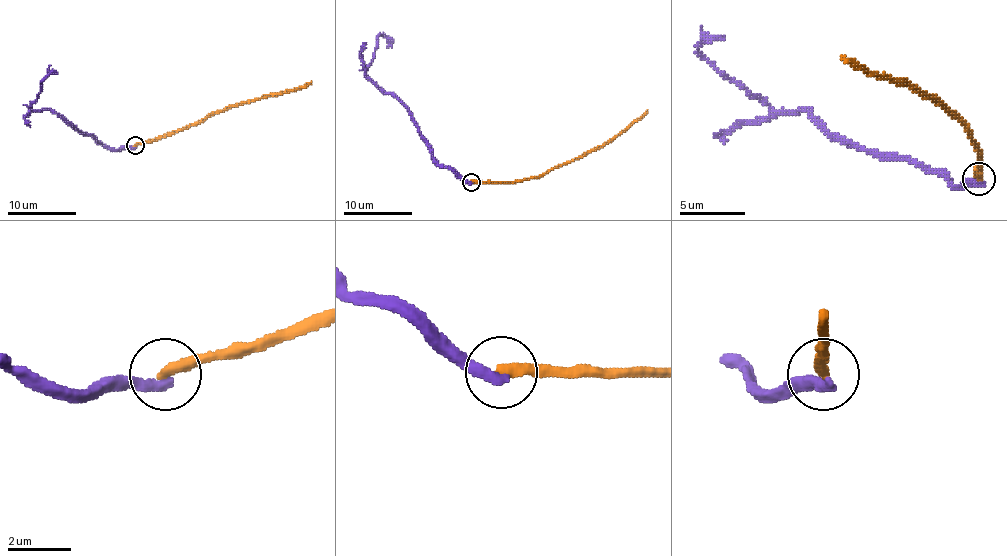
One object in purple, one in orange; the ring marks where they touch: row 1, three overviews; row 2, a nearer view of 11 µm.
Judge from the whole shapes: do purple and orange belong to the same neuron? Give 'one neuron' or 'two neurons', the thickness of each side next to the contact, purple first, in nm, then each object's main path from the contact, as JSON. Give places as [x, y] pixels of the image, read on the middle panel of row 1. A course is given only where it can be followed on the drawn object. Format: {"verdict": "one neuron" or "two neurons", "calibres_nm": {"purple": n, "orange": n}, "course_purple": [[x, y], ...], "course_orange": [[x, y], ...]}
{"verdict": "two neurons", "calibres_nm": {"purple": 360, "orange": 360}, "course_purple": [[471, 183], [443, 168], [412, 115], [368, 77], [366, 68], [376, 39], [381, 34], [392, 48]], "course_orange": [[471, 181], [519, 181], [541, 176], [611, 142], [647, 109]]}

